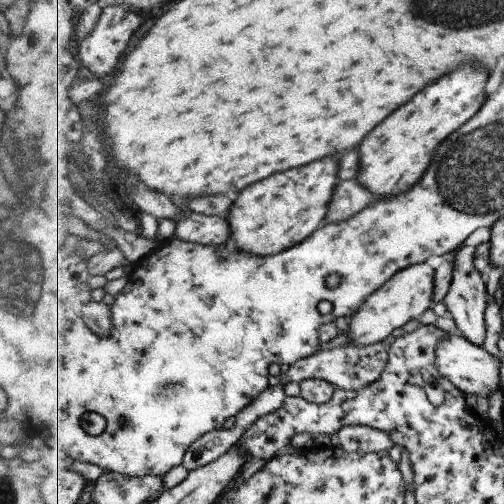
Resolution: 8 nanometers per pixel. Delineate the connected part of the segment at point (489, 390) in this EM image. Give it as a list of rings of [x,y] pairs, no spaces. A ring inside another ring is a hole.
[[[448,334],[437,346],[437,368],[439,372],[449,378],[457,388],[464,393],[472,393],[484,397],[490,397],[493,392],[503,389],[501,384],[501,366],[500,356],[495,357],[489,354],[483,346],[473,344],[467,337],[457,334]]]

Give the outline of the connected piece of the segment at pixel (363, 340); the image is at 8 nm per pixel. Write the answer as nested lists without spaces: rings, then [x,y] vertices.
[[[427,263],[414,264],[387,280],[387,283],[371,294],[365,304],[349,318],[347,338],[350,344],[360,347],[381,342],[387,336],[403,331],[405,324],[411,322],[412,318],[421,320],[423,314],[430,312],[435,304],[435,273],[436,270]]]

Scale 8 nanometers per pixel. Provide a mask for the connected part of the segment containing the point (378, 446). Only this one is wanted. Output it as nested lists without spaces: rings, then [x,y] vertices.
[[[349,425],[325,440],[333,447],[345,449],[347,452],[387,452],[395,446],[393,438],[377,428],[369,425]]]

